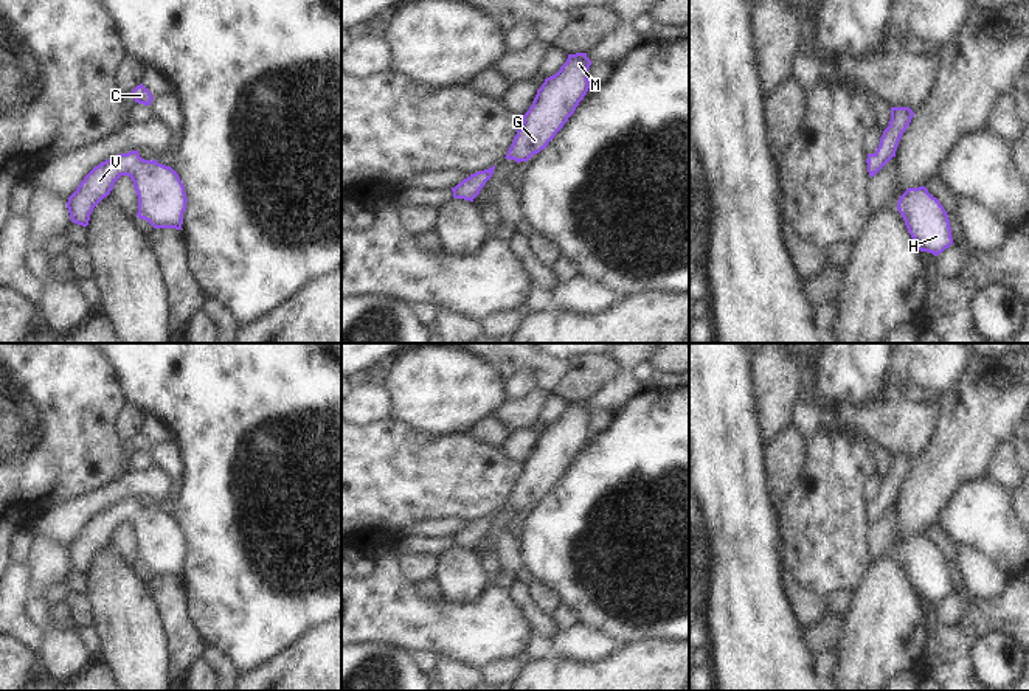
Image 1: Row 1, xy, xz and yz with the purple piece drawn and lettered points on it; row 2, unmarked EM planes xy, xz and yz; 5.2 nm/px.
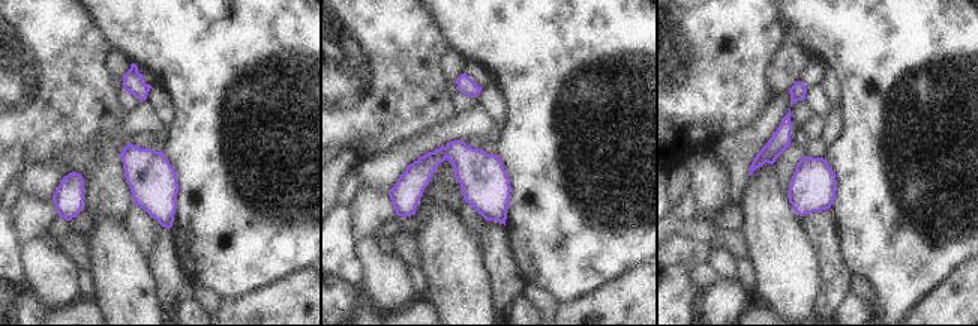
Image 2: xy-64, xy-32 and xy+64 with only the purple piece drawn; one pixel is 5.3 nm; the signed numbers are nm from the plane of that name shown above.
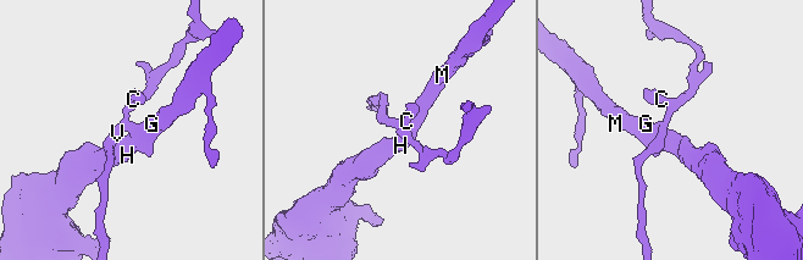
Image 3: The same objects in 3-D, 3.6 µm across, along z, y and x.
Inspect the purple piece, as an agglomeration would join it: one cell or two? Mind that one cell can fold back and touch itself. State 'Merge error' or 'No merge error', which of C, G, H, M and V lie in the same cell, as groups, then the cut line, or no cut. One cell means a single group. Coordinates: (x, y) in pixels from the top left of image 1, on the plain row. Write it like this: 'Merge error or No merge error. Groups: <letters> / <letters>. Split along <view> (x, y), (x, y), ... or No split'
No merge error. Groups: C G H M V. No split

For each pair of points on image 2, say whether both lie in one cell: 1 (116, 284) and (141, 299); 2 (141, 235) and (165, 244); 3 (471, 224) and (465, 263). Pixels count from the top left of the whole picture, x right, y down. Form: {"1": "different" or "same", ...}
{"1": "same", "2": "different", "3": "different"}

